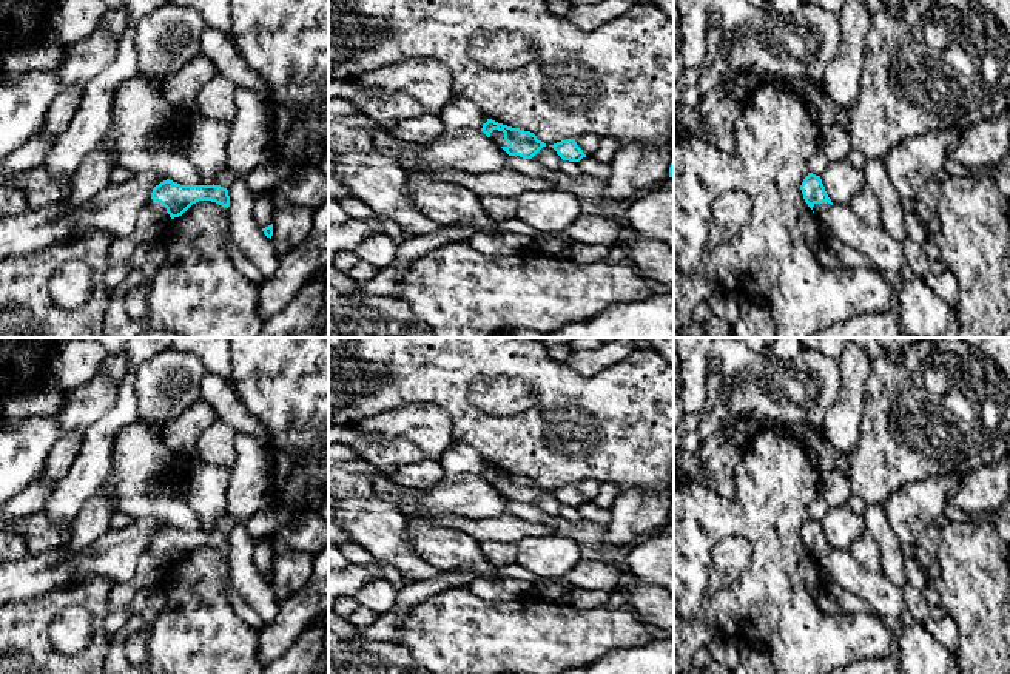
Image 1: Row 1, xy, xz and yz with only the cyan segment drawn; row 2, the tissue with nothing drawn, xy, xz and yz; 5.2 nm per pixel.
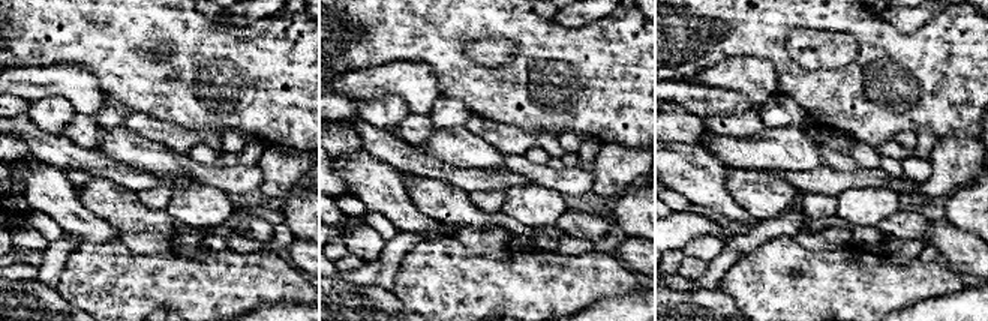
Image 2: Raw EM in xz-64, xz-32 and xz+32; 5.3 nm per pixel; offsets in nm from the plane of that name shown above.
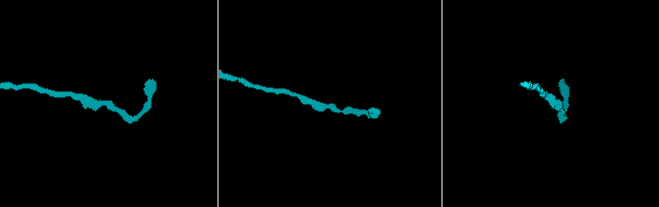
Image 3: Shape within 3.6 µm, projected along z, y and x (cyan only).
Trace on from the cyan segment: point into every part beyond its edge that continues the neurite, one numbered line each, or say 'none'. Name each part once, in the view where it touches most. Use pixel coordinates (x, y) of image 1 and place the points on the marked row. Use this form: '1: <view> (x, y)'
none

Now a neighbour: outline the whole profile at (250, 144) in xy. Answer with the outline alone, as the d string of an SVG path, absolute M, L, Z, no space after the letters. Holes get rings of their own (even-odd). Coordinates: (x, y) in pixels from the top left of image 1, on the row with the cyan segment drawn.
M236 86L234 119L227 142L227 167L234 180L228 188L230 233L234 245L264 275L273 278L281 259L253 216L254 193L245 177L259 165L274 159L273 110L268 99L253 89Z

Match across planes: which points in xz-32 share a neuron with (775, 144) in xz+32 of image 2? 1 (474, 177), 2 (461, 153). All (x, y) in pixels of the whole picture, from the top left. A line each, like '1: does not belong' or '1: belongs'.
1: does not belong
2: belongs

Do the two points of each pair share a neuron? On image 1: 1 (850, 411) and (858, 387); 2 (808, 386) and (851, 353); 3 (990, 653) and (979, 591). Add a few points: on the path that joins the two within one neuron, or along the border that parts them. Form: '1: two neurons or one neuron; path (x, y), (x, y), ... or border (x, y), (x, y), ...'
1: one neuron; path (850, 404), (851, 394)
2: two neurons; border (841, 364), (841, 390), (836, 400)
3: one neuron; path (990, 637), (990, 606)

